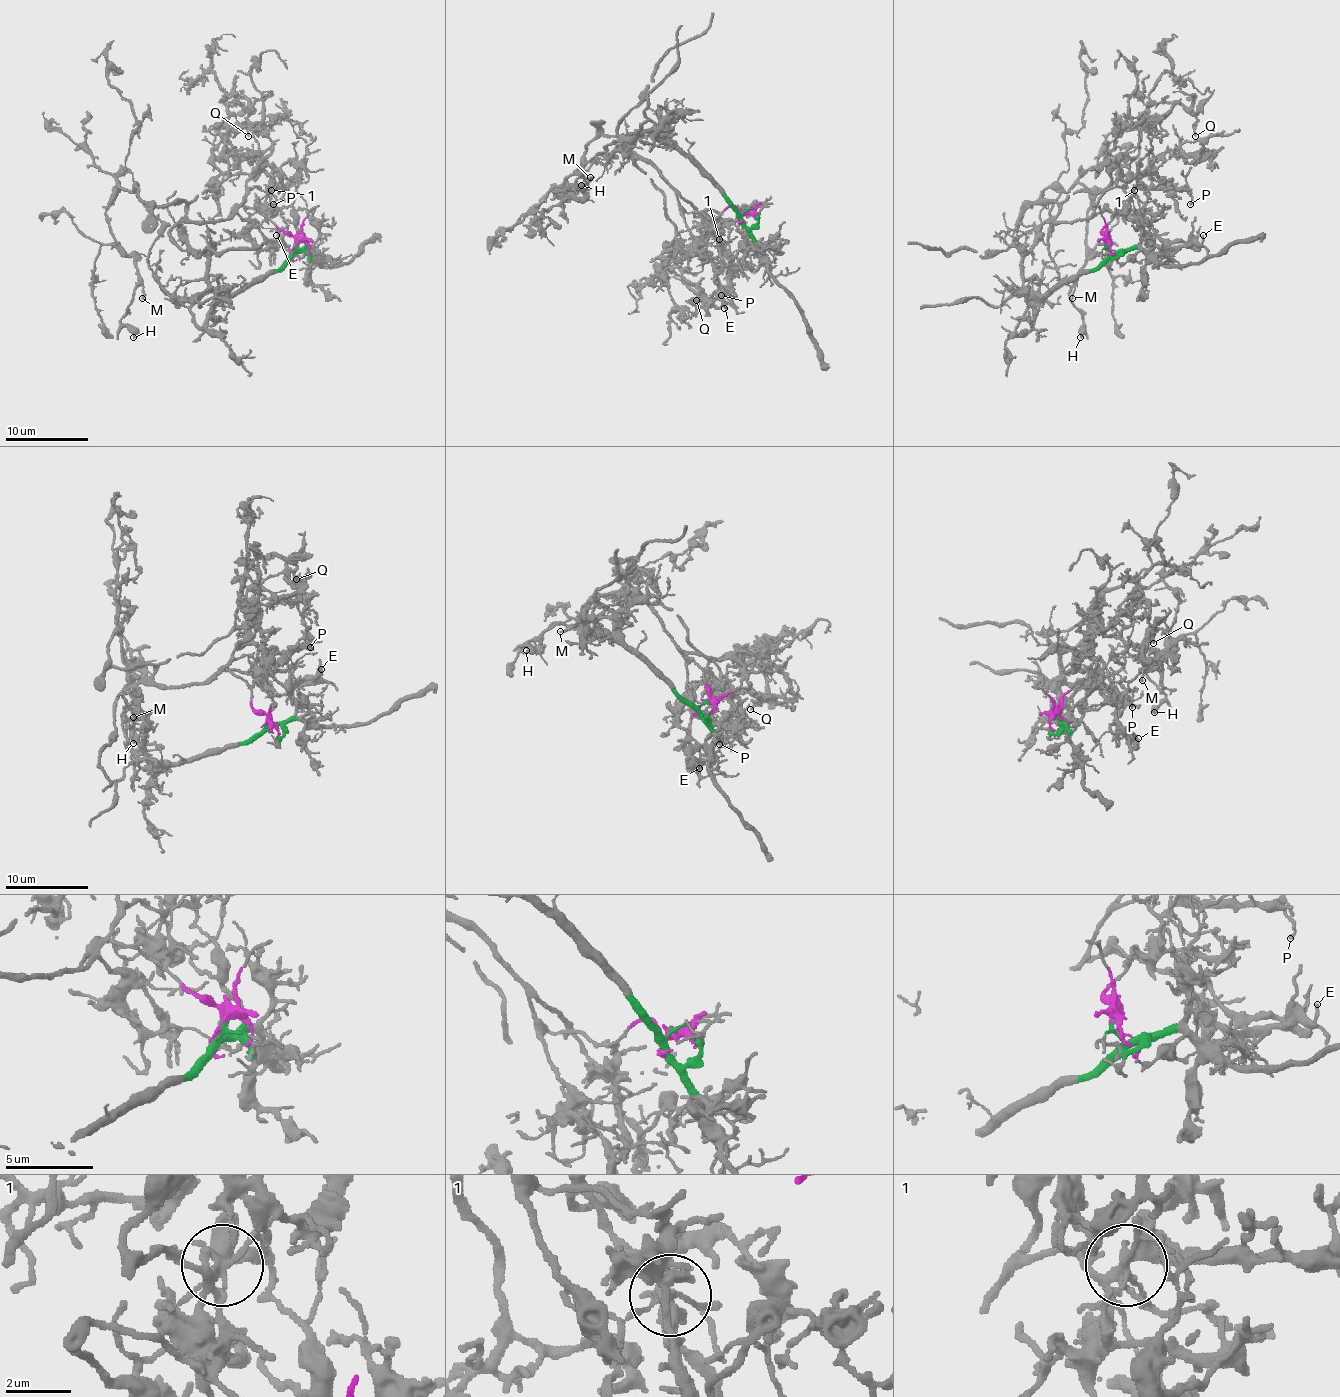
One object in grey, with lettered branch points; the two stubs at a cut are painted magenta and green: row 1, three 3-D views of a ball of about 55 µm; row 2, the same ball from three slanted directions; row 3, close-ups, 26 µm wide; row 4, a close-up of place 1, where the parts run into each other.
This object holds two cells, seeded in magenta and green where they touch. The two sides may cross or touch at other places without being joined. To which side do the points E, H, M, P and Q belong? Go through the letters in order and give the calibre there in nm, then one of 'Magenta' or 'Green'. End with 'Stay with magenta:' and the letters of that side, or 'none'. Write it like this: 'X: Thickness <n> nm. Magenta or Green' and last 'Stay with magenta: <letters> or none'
E: Thickness 170 nm. Magenta
H: Thickness 500 nm. Magenta
M: Thickness 170 nm. Magenta
P: Thickness 170 nm. Magenta
Q: Thickness 130 nm. Magenta
Stay with magenta: E, H, M, P, Q

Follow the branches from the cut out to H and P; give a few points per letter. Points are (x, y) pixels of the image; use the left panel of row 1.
H: (296, 248), (240, 205), (192, 221), (119, 184), (107, 223), (136, 259), (134, 337)
P: (296, 248), (296, 240), (279, 228), (267, 209), (267, 194), (273, 188), (281, 188), (273, 205)

